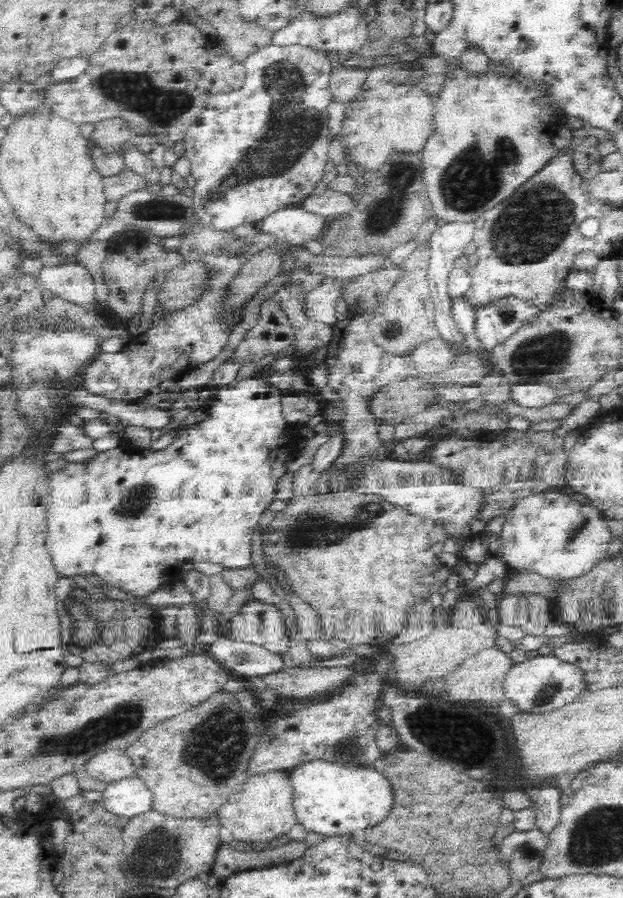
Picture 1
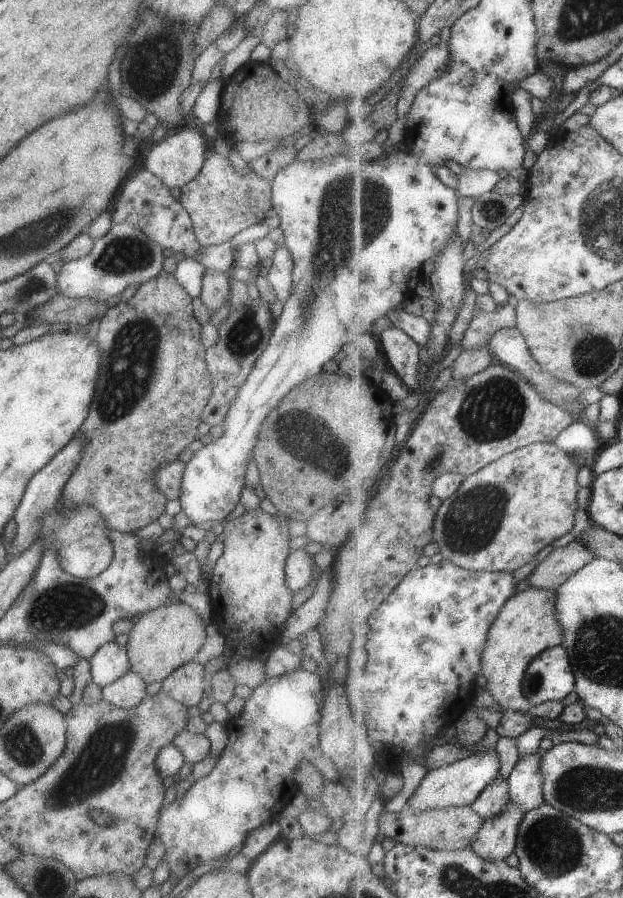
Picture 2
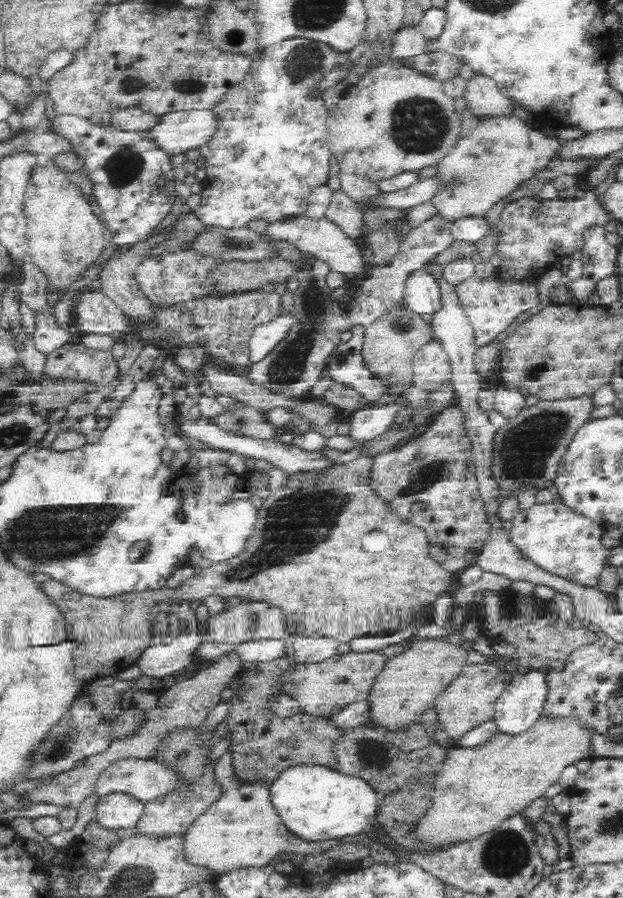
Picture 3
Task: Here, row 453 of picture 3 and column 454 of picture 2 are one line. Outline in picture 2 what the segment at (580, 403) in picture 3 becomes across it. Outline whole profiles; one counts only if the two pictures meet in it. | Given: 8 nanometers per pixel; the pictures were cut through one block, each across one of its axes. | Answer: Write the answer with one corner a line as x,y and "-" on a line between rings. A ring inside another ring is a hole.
543,441
505,454
503,458
466,477
459,490
442,501
437,511
433,528
442,558
467,570
511,573
519,570
543,548
571,532
575,522
573,514
577,514
578,508
579,469
573,455
561,450
555,443

